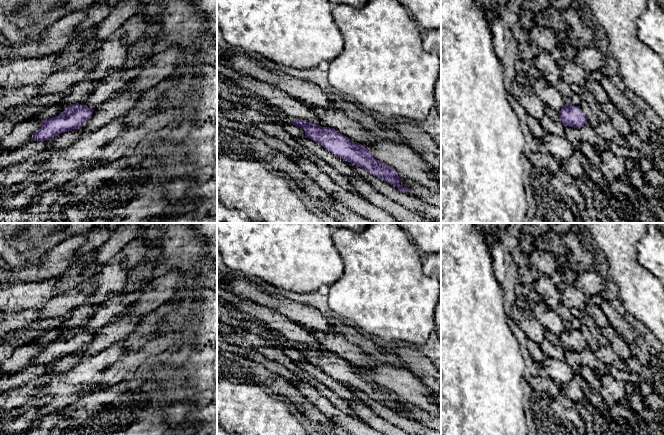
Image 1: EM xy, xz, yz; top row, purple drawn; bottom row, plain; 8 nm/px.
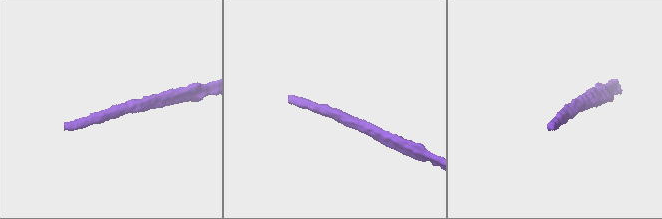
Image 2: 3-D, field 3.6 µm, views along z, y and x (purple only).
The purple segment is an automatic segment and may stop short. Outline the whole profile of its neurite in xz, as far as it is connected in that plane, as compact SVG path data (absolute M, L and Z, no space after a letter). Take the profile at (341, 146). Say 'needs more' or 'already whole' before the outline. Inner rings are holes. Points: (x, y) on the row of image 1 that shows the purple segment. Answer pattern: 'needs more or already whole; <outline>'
already whole; M292 119L291 123L297 128L302 127L306 138L320 144L335 156L345 159L367 170L371 175L382 178L399 190L407 192L407 188L399 184L402 178L398 176L397 172L392 167L375 159L365 146L352 141L330 127L322 127L301 119Z

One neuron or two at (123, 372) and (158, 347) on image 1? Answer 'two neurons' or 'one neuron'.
one neuron

